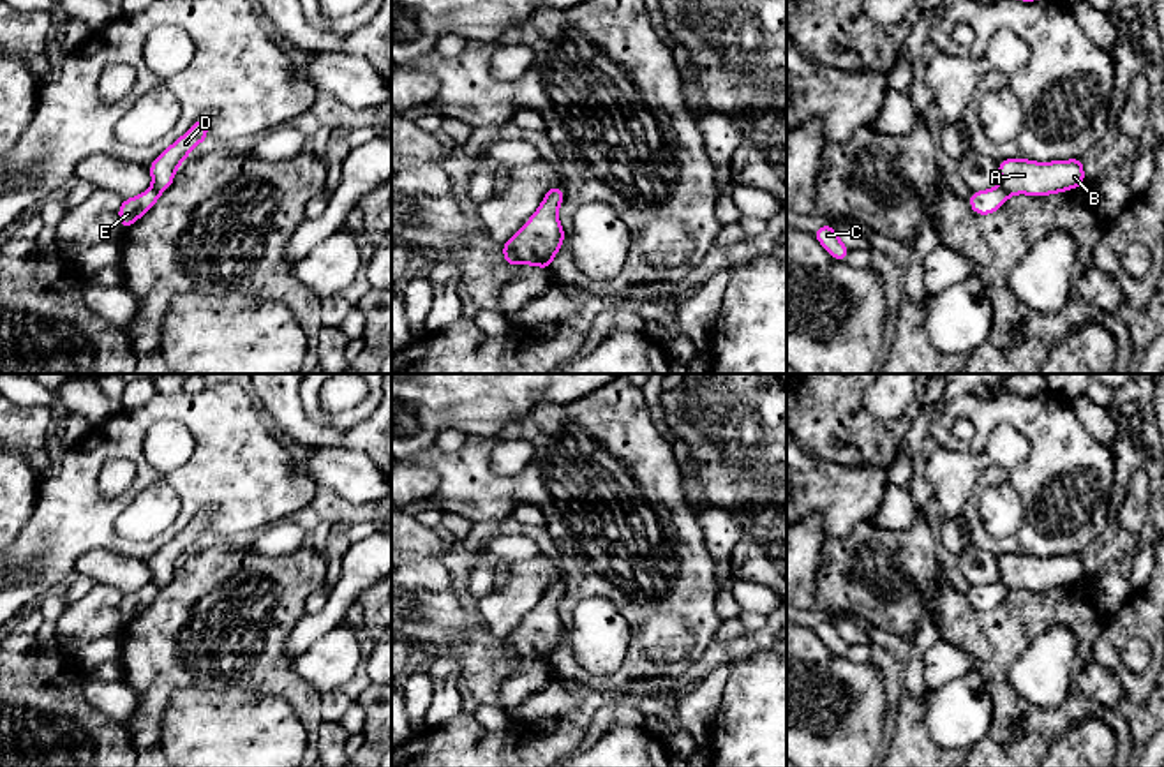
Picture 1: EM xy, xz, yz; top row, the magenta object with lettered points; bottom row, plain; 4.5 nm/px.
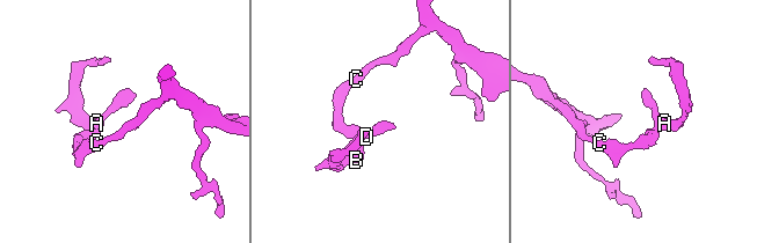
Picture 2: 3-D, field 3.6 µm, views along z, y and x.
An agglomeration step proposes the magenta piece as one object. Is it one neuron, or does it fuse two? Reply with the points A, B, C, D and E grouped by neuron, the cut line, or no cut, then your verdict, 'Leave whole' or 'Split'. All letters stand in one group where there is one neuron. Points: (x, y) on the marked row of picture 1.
Groups: A B D / C E. Split along yz (1000, 186), (1009, 194). Split

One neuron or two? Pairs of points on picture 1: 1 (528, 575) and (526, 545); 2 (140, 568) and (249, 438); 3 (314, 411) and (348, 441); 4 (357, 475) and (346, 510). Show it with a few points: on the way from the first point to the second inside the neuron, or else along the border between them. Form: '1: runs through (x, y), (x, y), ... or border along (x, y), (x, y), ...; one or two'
1: border along (538, 552), (510, 566); two
2: border along (106, 549), (147, 559); two
3: border along (300, 397), (316, 422), (350, 429), (371, 415); two
4: border along (318, 485), (353, 503), (373, 505); two

